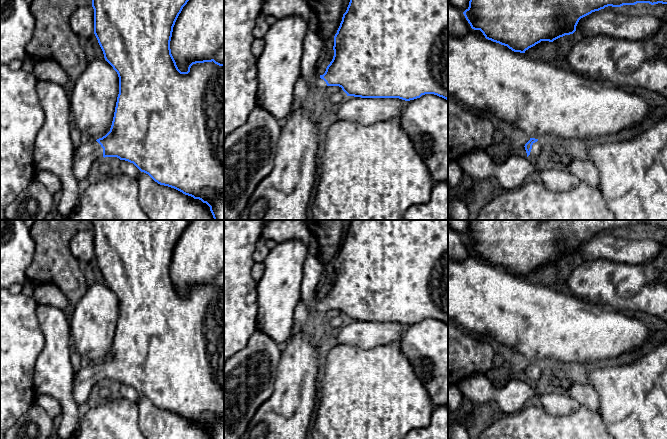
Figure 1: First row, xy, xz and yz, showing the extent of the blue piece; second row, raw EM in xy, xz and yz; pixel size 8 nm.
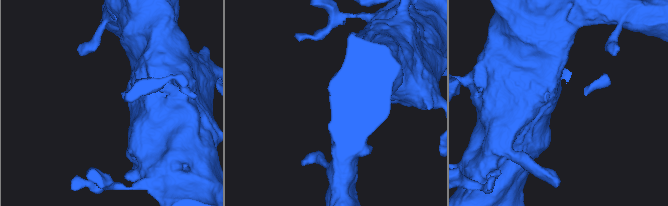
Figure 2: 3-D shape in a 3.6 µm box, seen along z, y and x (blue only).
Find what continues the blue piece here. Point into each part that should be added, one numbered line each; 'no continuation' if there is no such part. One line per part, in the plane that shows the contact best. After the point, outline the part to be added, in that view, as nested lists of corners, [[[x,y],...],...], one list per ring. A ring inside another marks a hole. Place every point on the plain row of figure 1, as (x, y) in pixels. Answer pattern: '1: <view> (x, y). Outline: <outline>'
1: yz (535, 377). Outline: [[[541,365],[533,367],[530,379],[528,380],[530,383],[536,384],[541,379]]]

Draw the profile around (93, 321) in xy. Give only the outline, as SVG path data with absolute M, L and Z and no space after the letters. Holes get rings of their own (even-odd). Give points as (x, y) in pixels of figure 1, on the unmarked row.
M97 282L88 286L69 318L72 348L92 364L102 362L110 355L118 318L119 301L113 291Z

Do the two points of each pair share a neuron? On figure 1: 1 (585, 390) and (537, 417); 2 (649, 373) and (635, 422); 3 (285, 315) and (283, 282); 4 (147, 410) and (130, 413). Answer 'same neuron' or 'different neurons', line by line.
1: different neurons
2: same neuron
3: same neuron
4: different neurons

